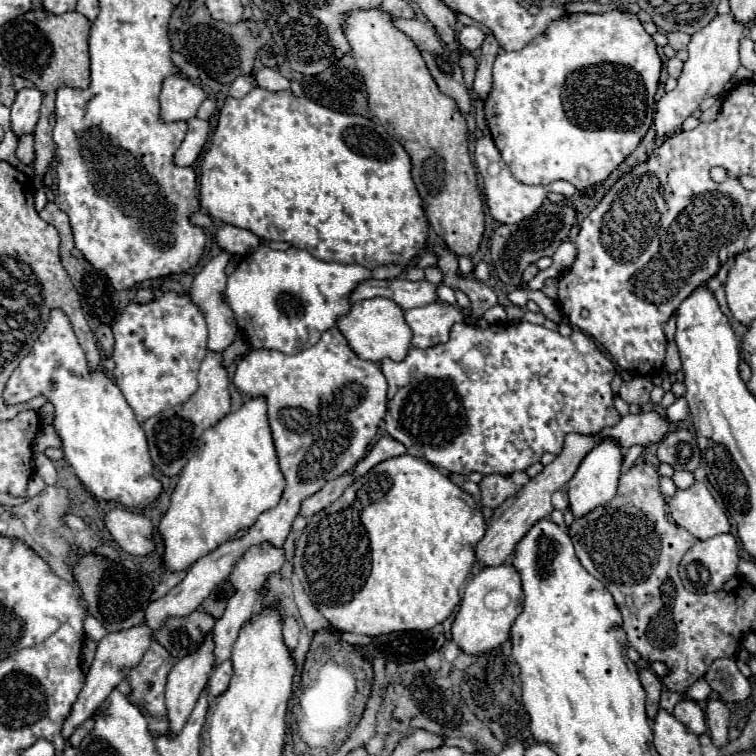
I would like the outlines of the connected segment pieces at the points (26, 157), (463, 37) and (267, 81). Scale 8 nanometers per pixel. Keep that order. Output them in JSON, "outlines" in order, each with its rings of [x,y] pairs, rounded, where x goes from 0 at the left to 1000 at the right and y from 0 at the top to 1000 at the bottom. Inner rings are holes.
{"outlines":[[[[28,179],[25,194],[22,194],[22,210],[30,218],[41,218],[46,213],[46,197],[44,197],[44,179]]],[[[612,36],[612,38],[607,41],[607,46],[604,46],[604,54],[607,54],[607,60],[610,60],[615,67],[636,65],[639,52],[642,52],[642,44],[639,44],[634,36]]],[[[345,89],[337,97],[337,107],[343,115],[348,115],[353,120],[382,120],[382,104],[374,102],[366,91]]]]}

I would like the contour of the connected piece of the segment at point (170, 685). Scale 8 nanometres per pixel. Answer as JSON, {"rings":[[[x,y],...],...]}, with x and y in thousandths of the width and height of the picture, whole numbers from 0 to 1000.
{"rings":[[[274,837],[263,858],[242,869],[224,890],[218,922],[224,938],[224,964],[229,972],[242,964],[242,956],[250,951],[266,914],[276,901],[276,893],[284,882],[282,858],[282,837]]]}

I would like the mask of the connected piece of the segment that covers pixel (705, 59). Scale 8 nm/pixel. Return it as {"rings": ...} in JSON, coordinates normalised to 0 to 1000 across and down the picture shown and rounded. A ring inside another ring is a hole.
{"rings":[[[959,17],[959,20],[948,20],[935,36],[925,38],[911,57],[911,78],[906,81],[903,97],[896,107],[896,115],[888,123],[880,123],[869,139],[866,139],[866,173],[872,181],[888,179],[896,171],[901,171],[901,163],[917,152],[917,147],[925,142],[925,136],[935,128],[948,128],[956,118],[956,112],[972,99],[978,83],[978,60],[980,52],[988,44],[988,33],[975,28],[972,20]]]}

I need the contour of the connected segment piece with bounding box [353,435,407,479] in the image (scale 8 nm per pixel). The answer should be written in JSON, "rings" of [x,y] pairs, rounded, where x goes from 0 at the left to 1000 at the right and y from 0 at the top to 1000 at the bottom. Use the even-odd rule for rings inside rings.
{"rings":[[[507,575],[507,578],[496,586],[496,591],[470,615],[467,628],[470,628],[470,634],[472,634],[472,631],[483,628],[491,618],[496,618],[499,612],[504,612],[504,610],[509,610],[509,607],[517,607],[517,604],[536,602],[536,599],[538,599],[538,591],[533,591],[533,586],[517,581],[517,575]]]}

